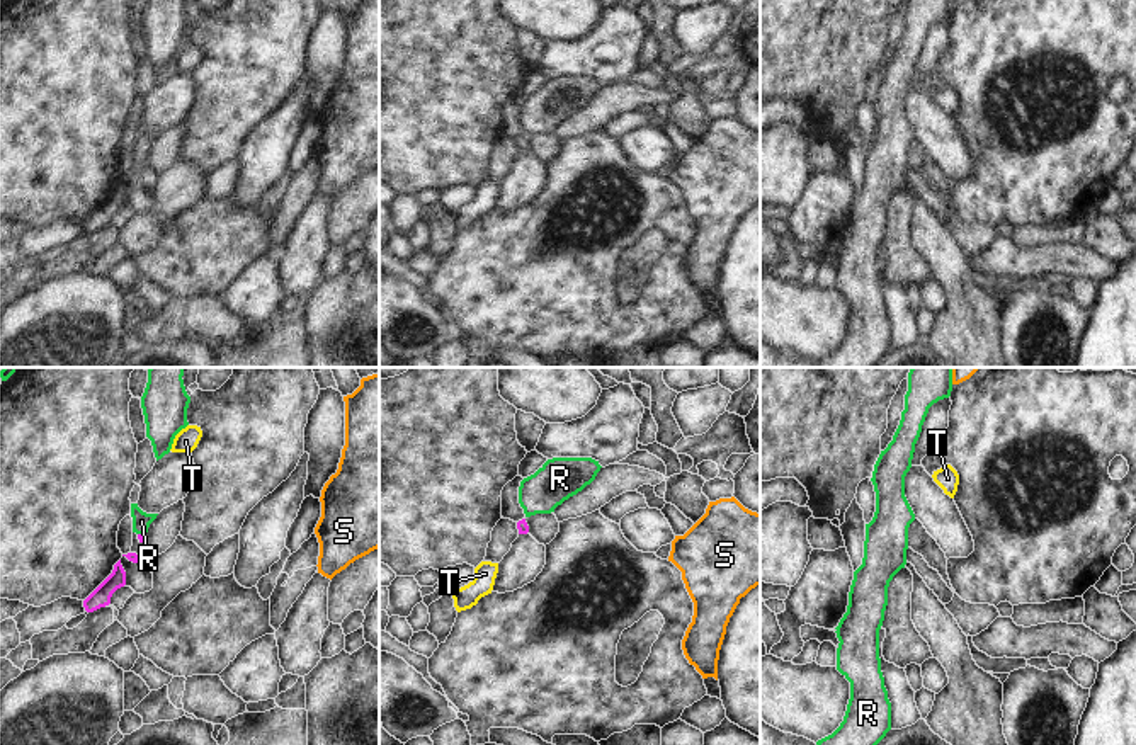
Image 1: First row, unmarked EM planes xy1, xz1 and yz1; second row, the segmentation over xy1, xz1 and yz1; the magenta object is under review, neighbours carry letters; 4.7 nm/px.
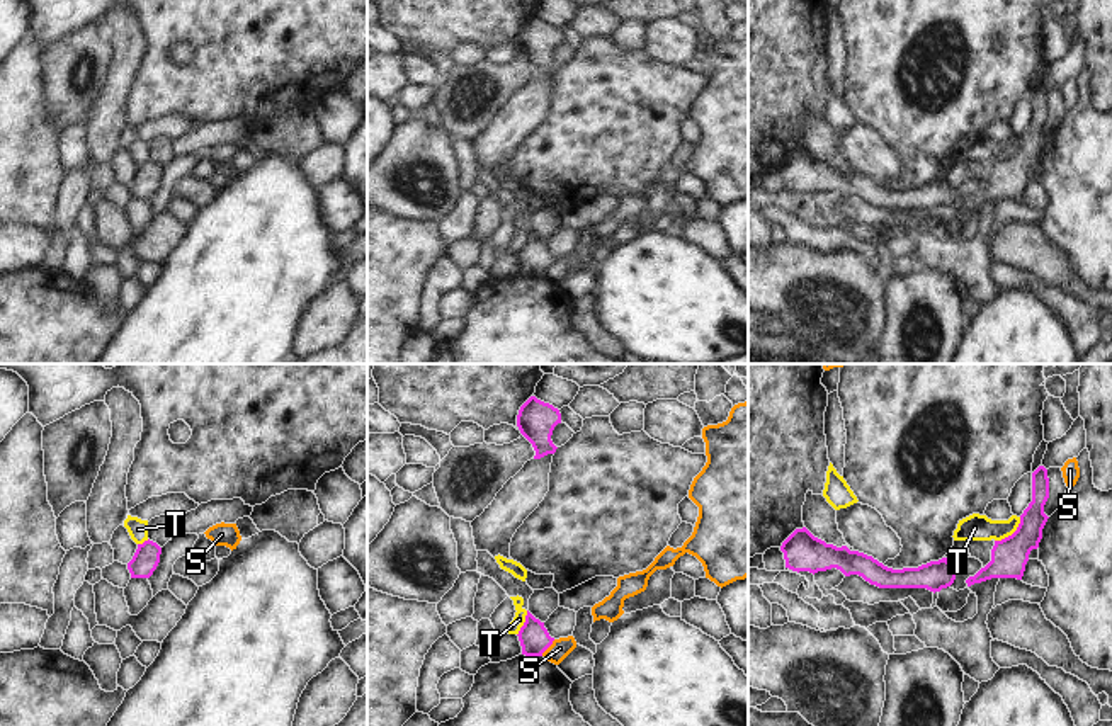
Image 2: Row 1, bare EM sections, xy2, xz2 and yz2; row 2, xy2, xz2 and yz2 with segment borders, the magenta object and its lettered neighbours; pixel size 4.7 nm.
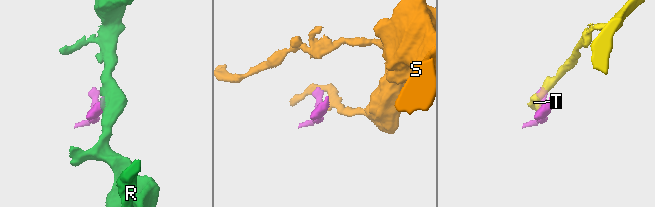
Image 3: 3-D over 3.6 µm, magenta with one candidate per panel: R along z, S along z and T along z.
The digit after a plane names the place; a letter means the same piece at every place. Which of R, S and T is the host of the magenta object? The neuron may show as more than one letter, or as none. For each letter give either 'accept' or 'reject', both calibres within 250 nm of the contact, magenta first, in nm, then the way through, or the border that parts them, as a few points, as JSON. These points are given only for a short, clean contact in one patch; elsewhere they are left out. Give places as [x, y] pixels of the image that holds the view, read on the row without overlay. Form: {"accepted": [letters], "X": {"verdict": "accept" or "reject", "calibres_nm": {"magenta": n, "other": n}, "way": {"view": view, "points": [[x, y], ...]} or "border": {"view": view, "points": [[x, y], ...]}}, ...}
{"accepted": ["R"], "R": {"verdict": "accept", "calibres_nm": {"magenta": 30, "other": 90}, "way": {"view": "xy1", "points": [[140, 155], [142, 153], [142, 140]]}}, "S": {"verdict": "reject", "calibres_nm": {"magenta": 140, "other": 90}, "border": {"view": "xz2", "points": [[555, 259], [541, 274]]}}, "T": {"verdict": "reject", "calibres_nm": {"magenta": 180, "other": 130}, "border": {"view": "yz2", "points": [[1021, 136], [1021, 141], [1010, 153], [995, 160]]}}}

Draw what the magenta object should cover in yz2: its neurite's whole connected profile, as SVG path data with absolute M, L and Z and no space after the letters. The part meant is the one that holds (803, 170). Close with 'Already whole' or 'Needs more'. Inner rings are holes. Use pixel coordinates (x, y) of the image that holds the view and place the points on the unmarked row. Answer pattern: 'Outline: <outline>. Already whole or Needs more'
Outline: M806 146L796 148L780 165L786 187L792 190L826 190L840 189L845 196L859 194L879 207L927 207L940 211L956 199L956 187L942 177L918 187L893 189L847 165L837 167L814 156Z. Already whole

